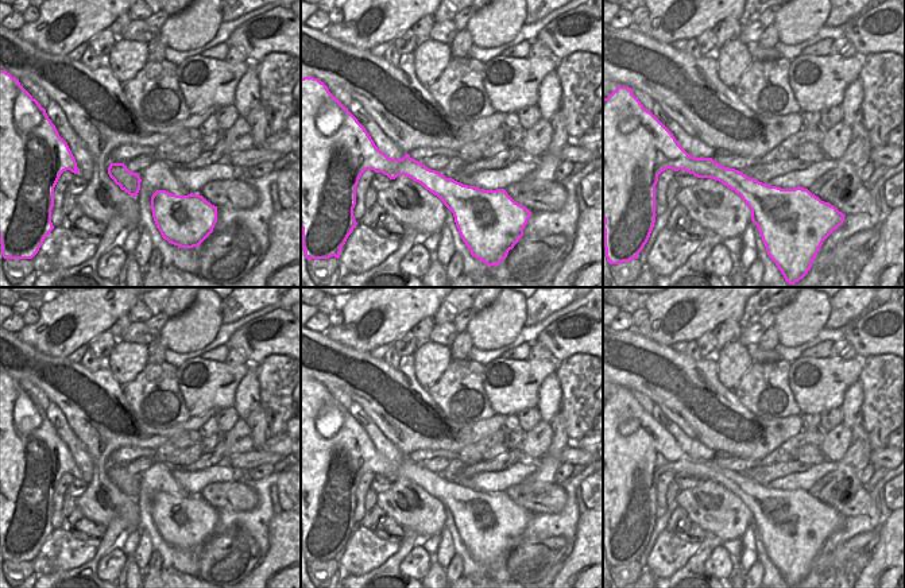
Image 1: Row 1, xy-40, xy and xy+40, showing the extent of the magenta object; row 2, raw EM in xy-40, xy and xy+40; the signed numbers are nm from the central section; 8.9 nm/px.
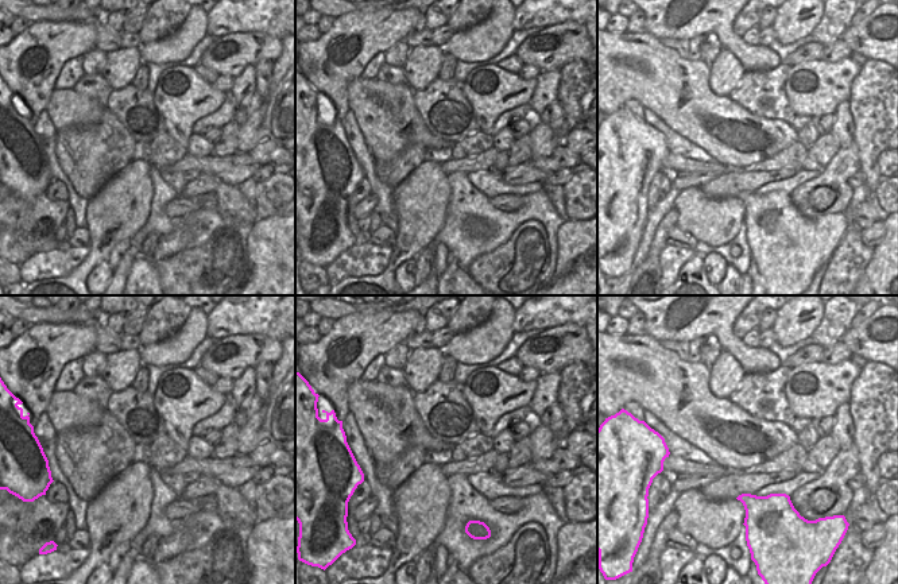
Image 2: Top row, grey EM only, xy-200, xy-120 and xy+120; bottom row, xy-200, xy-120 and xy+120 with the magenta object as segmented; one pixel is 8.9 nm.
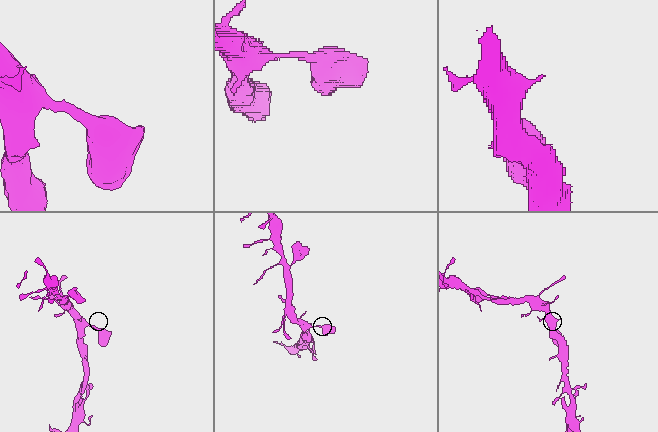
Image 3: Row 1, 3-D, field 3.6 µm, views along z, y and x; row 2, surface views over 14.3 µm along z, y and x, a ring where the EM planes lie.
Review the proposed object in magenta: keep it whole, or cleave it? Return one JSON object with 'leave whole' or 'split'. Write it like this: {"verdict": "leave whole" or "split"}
{"verdict": "leave whole"}

